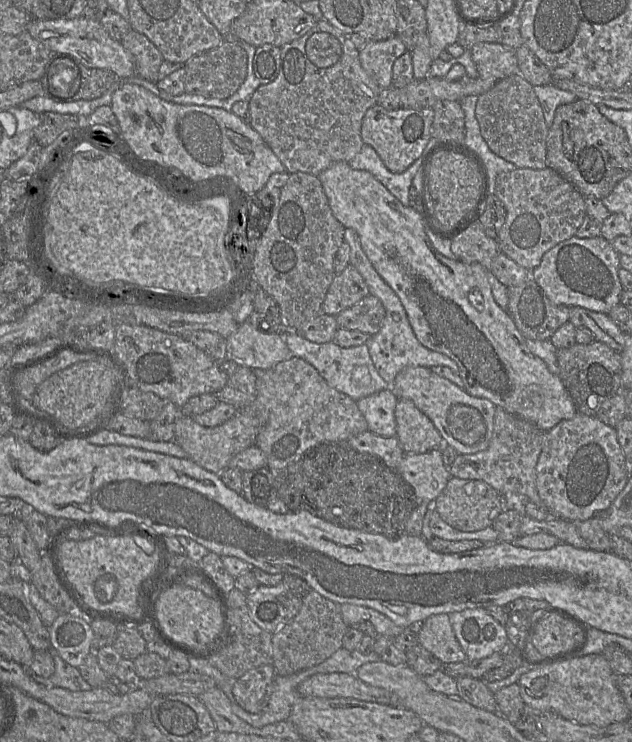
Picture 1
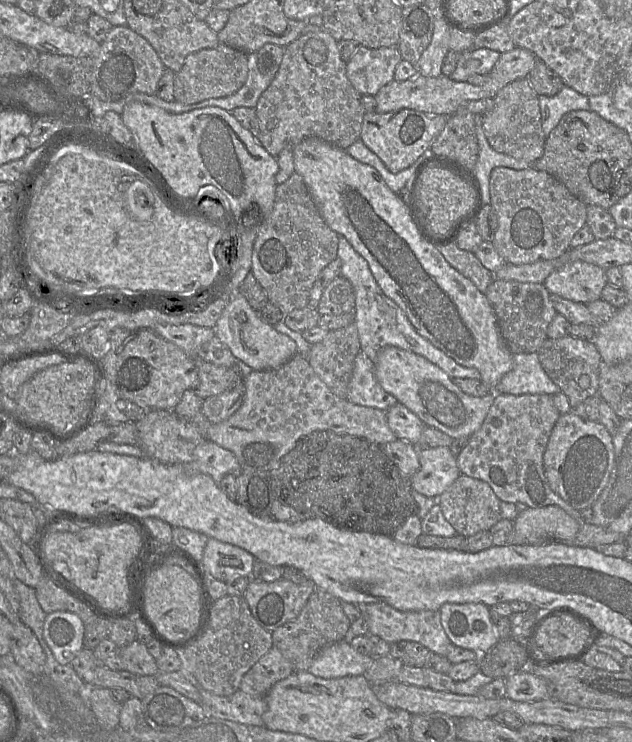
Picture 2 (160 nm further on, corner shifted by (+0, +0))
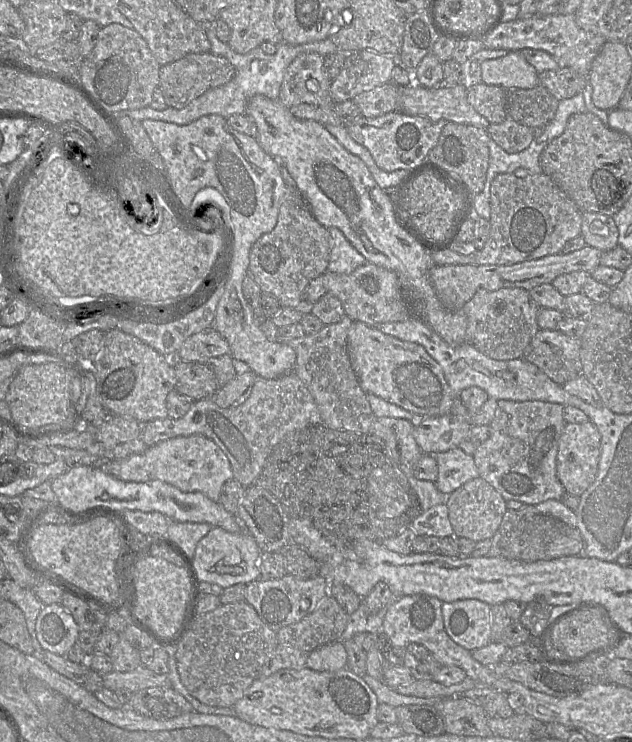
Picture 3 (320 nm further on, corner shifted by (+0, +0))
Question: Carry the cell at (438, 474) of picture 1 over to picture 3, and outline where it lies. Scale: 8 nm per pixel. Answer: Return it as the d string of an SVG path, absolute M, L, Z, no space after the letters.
M460 448L435 455L438 476L435 481L437 489L450 495L465 483L479 477L473 456L467 455Z

